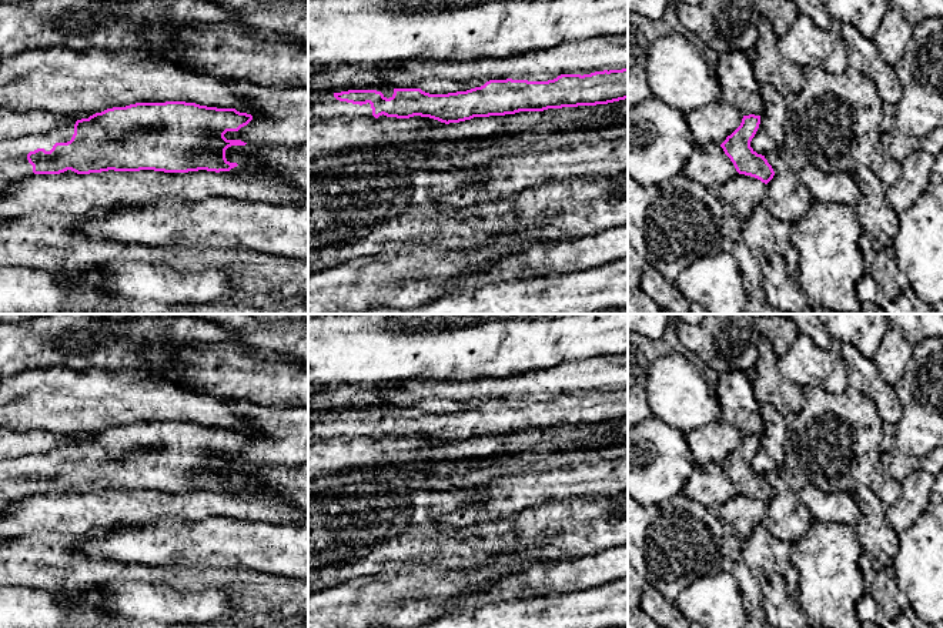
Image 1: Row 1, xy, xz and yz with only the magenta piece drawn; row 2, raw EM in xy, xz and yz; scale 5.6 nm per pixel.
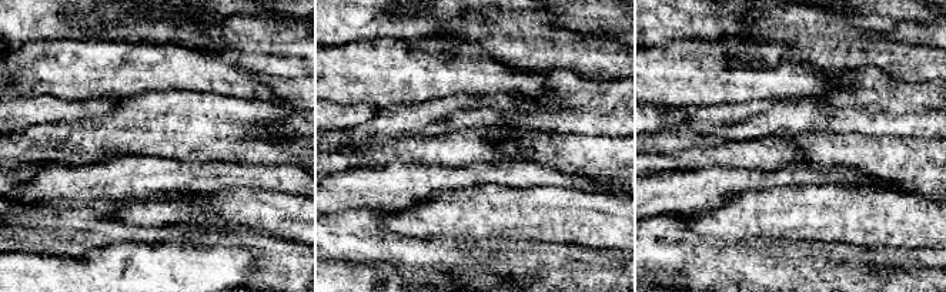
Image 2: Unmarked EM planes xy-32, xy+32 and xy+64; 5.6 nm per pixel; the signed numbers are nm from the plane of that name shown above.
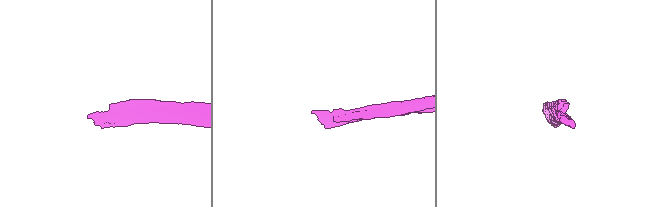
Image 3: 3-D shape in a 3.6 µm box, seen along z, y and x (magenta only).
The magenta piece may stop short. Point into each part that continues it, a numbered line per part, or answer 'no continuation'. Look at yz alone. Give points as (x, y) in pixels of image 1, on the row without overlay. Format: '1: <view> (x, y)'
no continuation

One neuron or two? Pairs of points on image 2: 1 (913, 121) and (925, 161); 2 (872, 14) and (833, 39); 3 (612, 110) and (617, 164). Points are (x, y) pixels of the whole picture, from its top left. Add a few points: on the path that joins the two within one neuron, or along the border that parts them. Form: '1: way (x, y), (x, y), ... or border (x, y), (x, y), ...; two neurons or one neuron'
1: border (885, 134), (931, 138); two neurons
2: border (848, 14), (856, 26), (883, 33); two neurons
3: border (580, 136), (619, 137); two neurons

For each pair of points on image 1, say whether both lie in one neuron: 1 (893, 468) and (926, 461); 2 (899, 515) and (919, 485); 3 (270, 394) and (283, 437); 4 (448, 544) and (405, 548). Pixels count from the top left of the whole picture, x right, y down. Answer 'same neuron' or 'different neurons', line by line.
1: same neuron
2: same neuron
3: different neurons
4: same neuron

